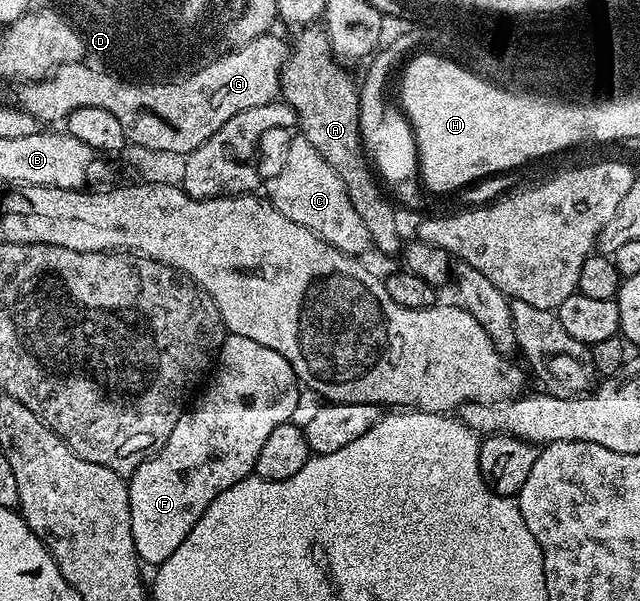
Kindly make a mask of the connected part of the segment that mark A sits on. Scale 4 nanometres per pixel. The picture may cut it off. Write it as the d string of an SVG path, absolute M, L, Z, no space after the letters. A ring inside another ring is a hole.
M309 24L297 34L300 35L293 42L290 42L288 60L280 69L280 94L283 101L286 106L286 101L288 101L289 108L296 113L296 118L300 121L299 133L306 140L310 140L310 144L314 144L314 148L318 148L318 152L324 157L326 164L330 164L330 168L334 168L334 172L338 172L358 216L362 216L362 220L366 224L369 243L373 247L377 246L384 254L399 255L402 250L402 241L400 242L400 226L396 223L396 210L384 199L384 194L380 191L380 188L382 189L381 183L370 165L370 159L365 153L363 140L360 136L360 91L357 79L352 79L339 66L341 63L333 51L332 42L328 39L328 34L324 28L316 24Z

